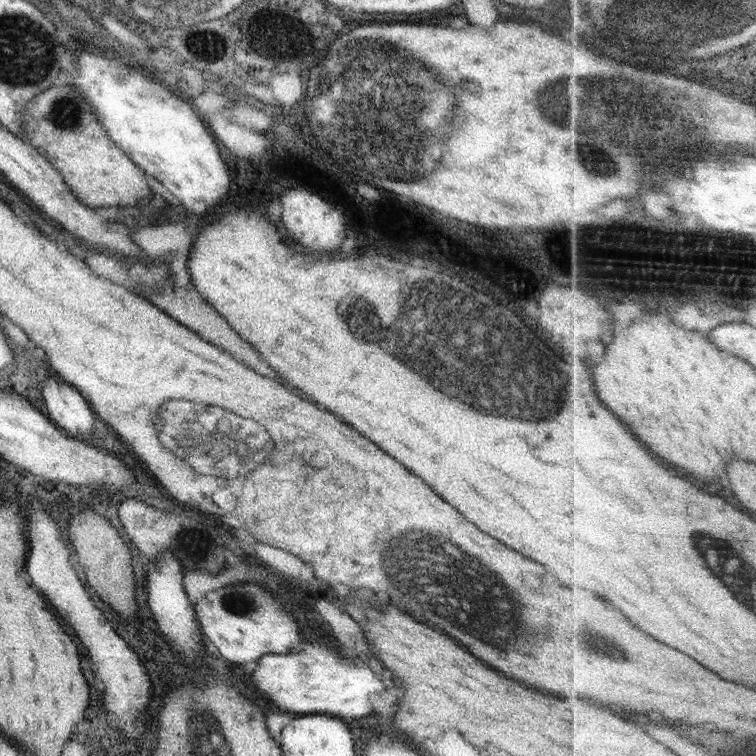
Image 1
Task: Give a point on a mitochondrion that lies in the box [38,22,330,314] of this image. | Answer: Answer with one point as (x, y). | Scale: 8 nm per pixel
(67, 115)

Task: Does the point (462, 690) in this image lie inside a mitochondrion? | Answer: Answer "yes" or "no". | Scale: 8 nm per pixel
no

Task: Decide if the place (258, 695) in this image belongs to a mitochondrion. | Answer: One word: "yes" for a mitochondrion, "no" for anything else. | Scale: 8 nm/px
no

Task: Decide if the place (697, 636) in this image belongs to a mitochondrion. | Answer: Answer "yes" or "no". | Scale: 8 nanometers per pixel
no

